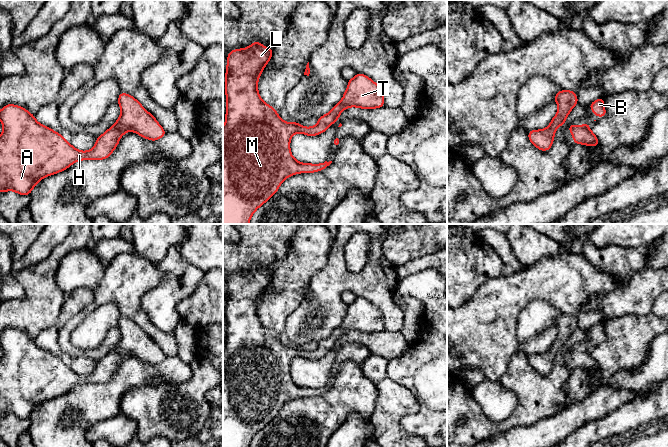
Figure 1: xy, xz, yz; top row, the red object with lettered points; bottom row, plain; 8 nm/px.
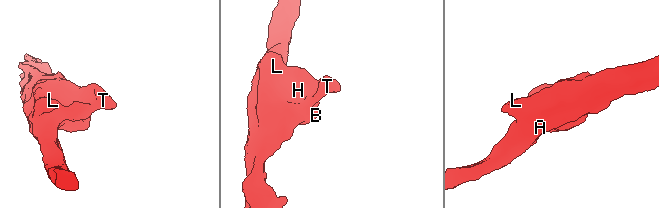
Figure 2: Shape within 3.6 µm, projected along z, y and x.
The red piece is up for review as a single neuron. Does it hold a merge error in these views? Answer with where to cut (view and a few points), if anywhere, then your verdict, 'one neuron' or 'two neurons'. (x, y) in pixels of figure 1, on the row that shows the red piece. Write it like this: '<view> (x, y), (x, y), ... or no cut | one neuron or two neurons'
no cut | one neuron

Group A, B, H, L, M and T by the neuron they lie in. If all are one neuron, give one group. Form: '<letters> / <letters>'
A B H L M T

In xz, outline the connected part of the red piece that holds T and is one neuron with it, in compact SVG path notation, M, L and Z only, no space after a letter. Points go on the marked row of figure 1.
M255 41L245 49L235 49L227 56L225 94L227 98L223 127L223 224L249 224L254 212L288 177L298 173L313 173L326 169L332 161L321 164L300 163L291 154L290 140L295 133L317 136L325 132L348 107L374 109L384 106L384 95L378 84L362 73L348 80L342 100L332 110L319 117L313 127L288 123L266 104L258 92L259 77L273 55L273 49Z

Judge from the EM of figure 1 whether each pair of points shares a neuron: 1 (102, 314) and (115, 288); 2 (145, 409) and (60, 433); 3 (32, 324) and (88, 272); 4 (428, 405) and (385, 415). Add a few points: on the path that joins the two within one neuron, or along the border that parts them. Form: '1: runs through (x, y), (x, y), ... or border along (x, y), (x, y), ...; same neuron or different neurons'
1: border along (121, 313), (115, 304), (103, 303), (88, 315); different neurons
2: border along (129, 390), (122, 398), (120, 412); different neurons
3: border along (56, 271), (55, 282), (66, 294); different neurons
4: border along (407, 387), (418, 409), (400, 422); different neurons

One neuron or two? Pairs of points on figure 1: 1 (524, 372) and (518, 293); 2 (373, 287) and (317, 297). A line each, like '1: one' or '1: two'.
1: two
2: one

